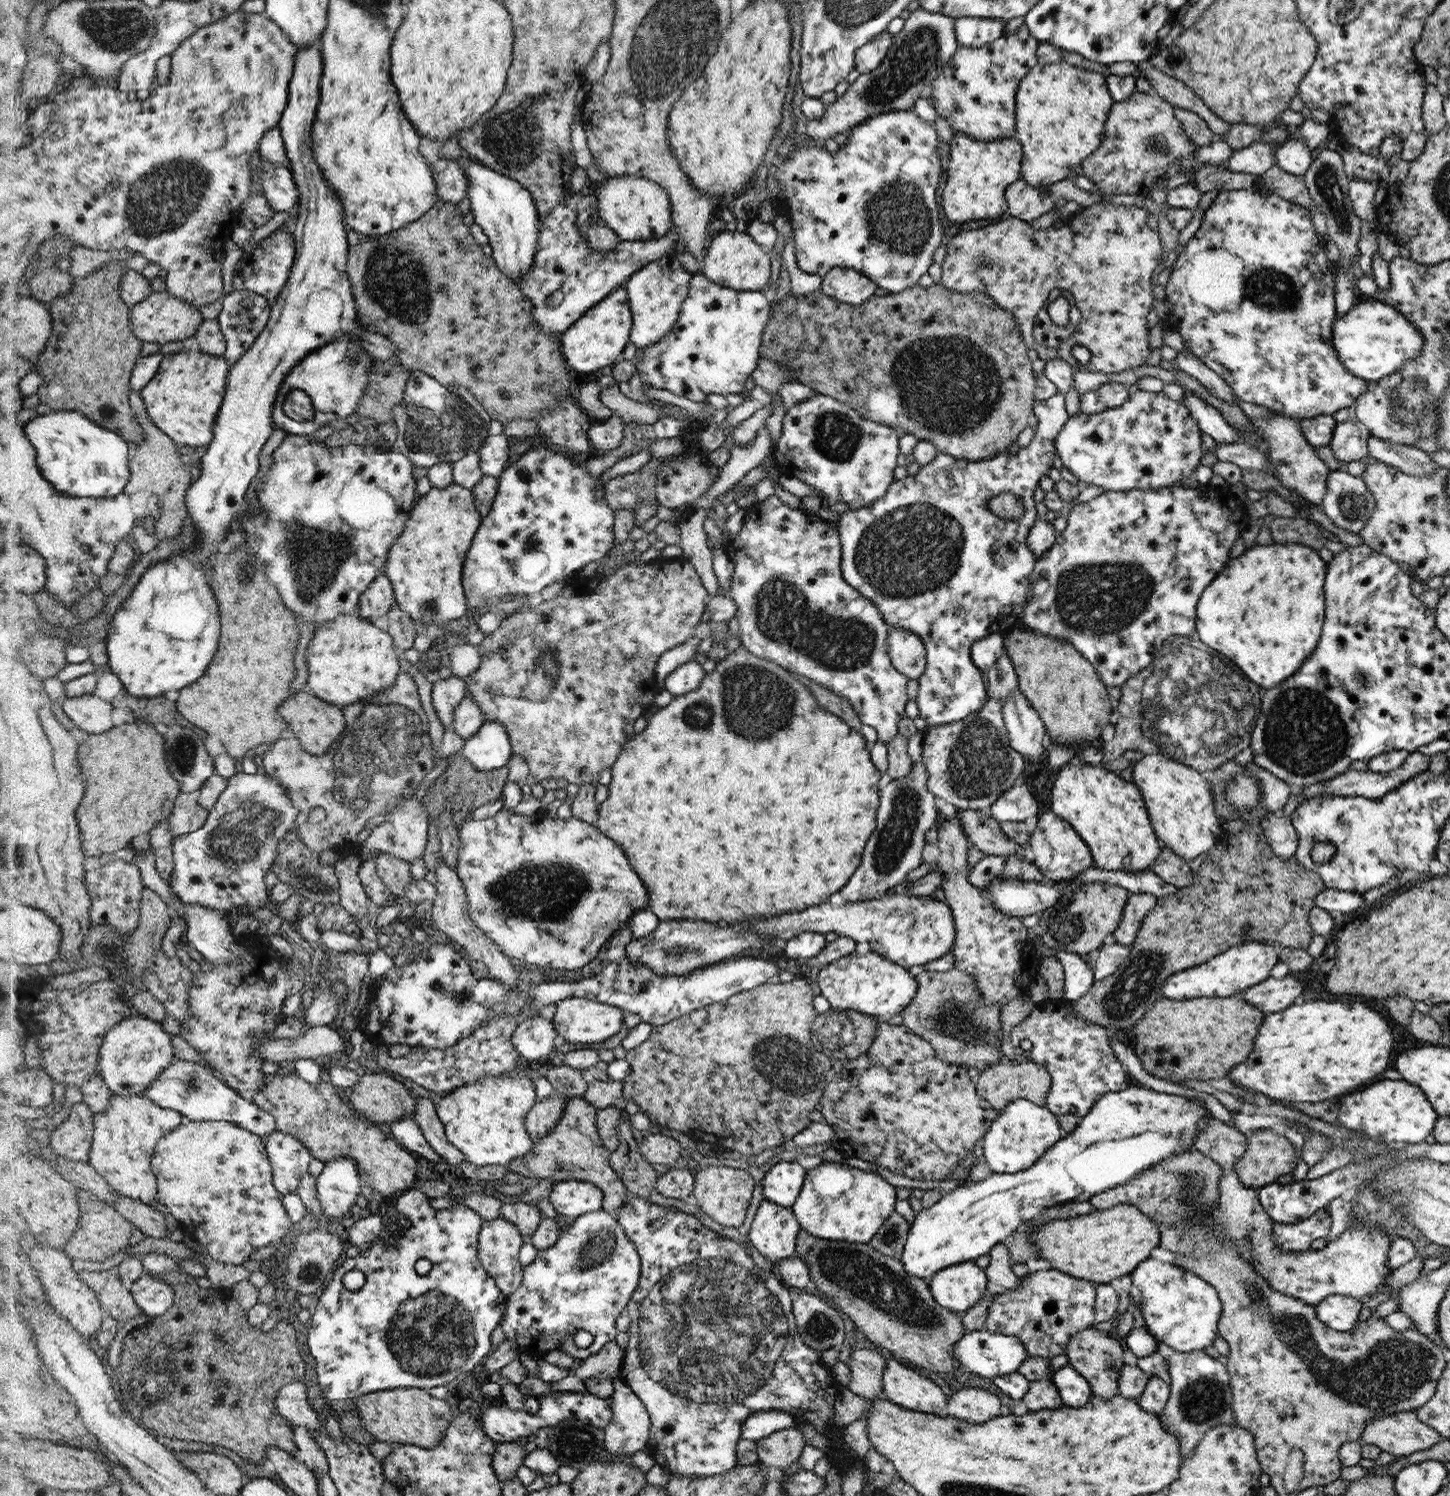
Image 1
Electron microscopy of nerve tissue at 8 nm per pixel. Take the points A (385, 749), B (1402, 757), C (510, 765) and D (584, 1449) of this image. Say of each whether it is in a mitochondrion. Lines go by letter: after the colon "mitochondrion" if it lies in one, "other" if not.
A: mitochondrion
B: other
C: other
D: other

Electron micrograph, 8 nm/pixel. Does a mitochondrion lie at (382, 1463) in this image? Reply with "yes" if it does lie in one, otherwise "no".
no

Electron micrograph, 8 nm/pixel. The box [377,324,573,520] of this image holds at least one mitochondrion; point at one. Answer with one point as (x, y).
(441, 423)

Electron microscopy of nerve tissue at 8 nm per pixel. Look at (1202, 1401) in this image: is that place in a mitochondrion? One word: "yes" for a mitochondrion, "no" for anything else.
yes

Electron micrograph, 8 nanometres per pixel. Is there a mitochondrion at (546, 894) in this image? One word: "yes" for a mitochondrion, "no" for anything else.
yes

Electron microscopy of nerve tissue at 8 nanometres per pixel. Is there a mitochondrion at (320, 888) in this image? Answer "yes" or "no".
no

